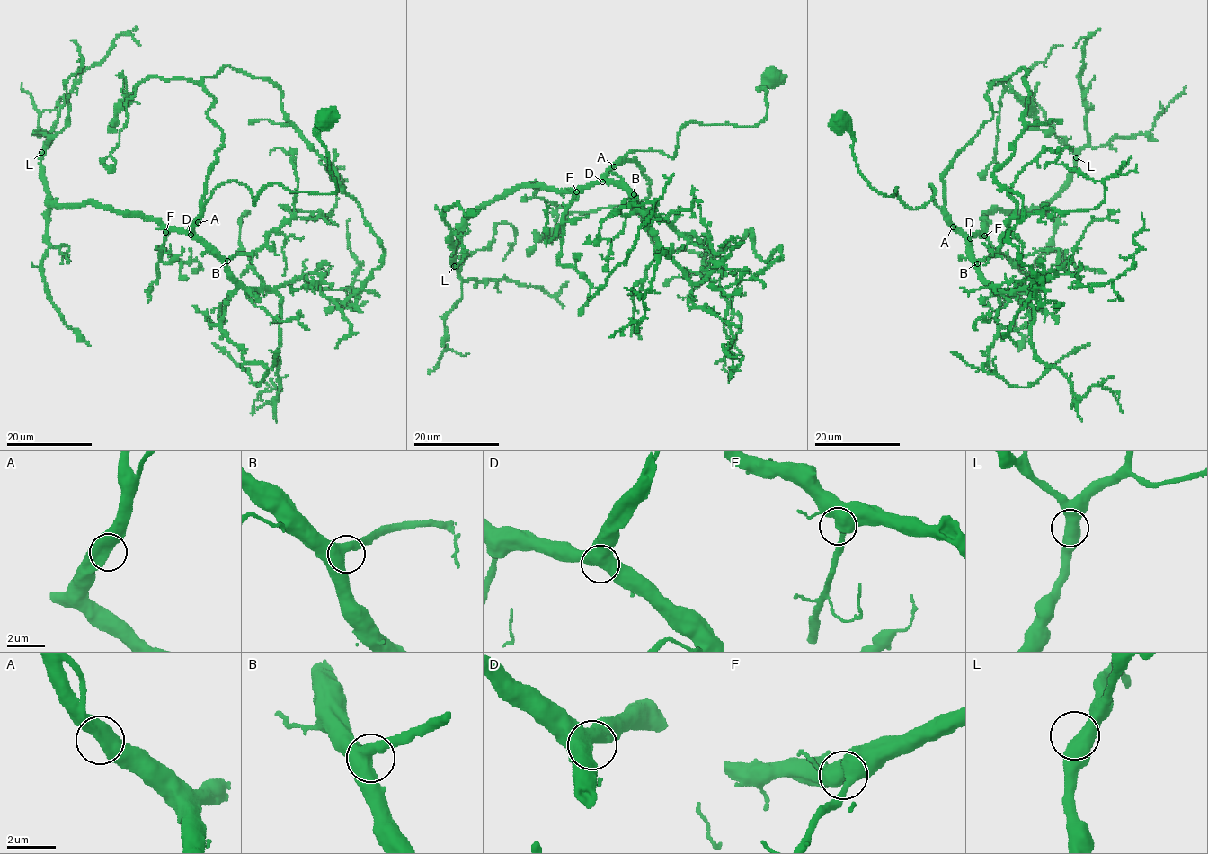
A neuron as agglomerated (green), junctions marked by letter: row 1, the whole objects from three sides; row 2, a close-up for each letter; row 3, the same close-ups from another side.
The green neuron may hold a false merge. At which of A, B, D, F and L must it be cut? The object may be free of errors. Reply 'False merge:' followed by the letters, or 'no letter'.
False merge: no letter

